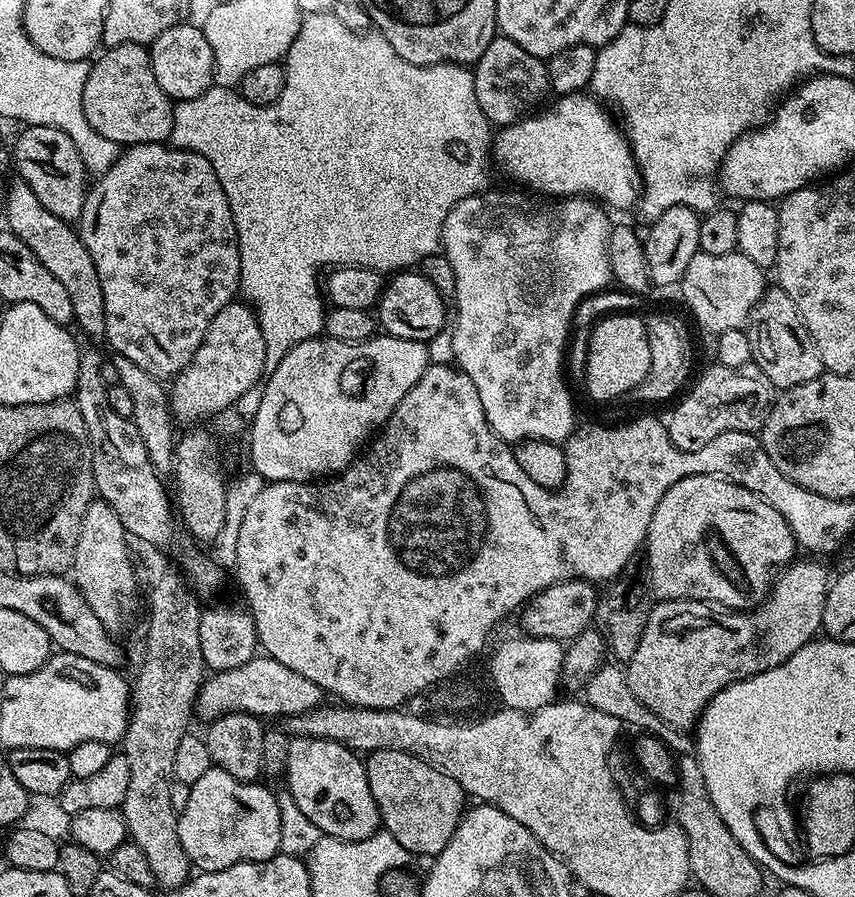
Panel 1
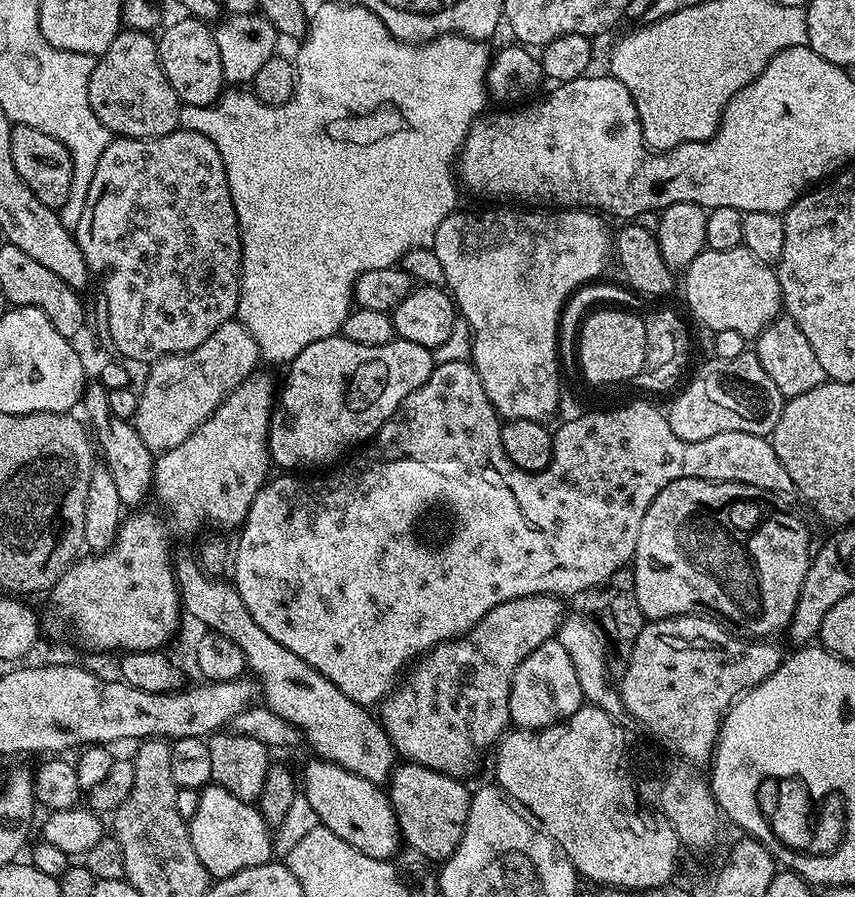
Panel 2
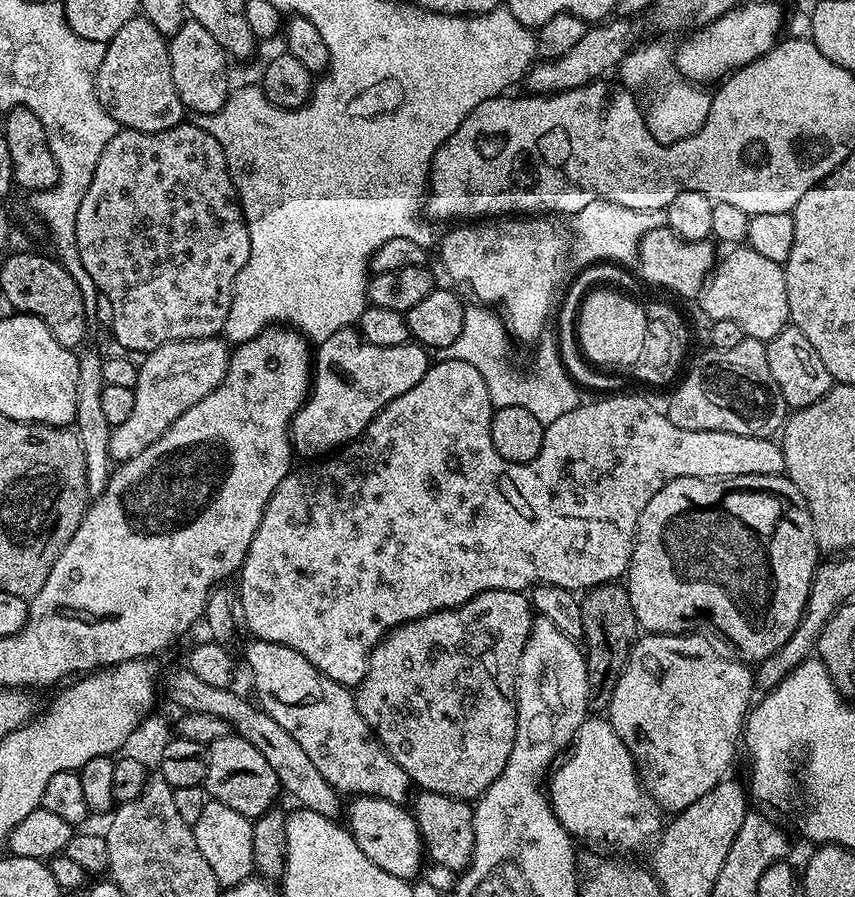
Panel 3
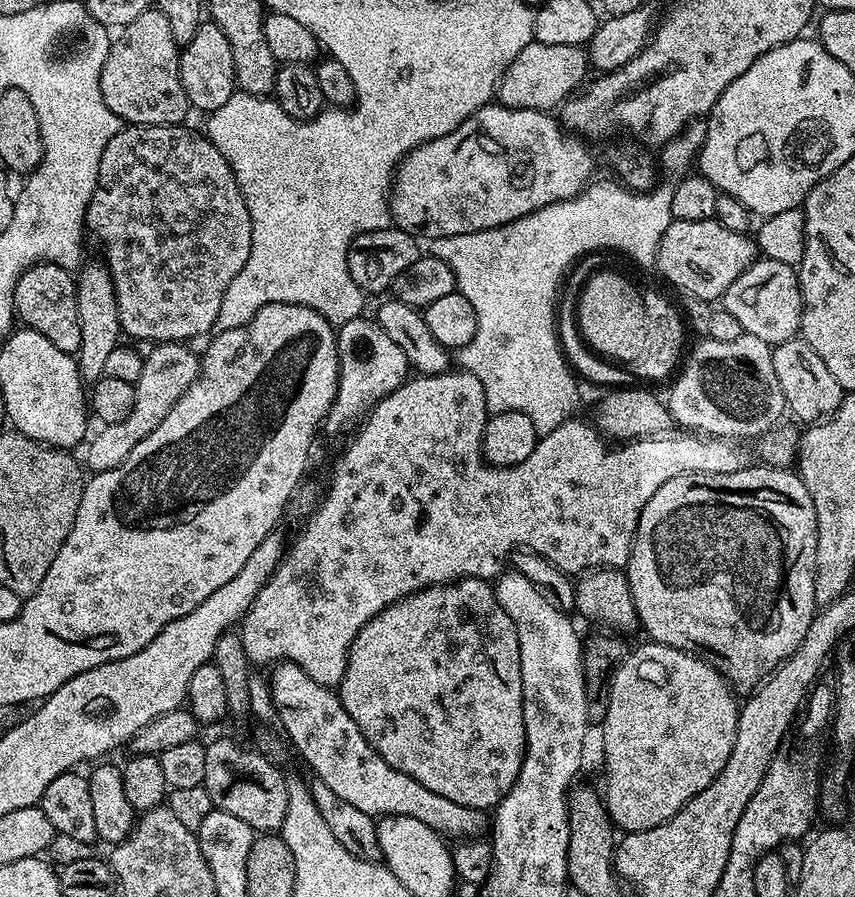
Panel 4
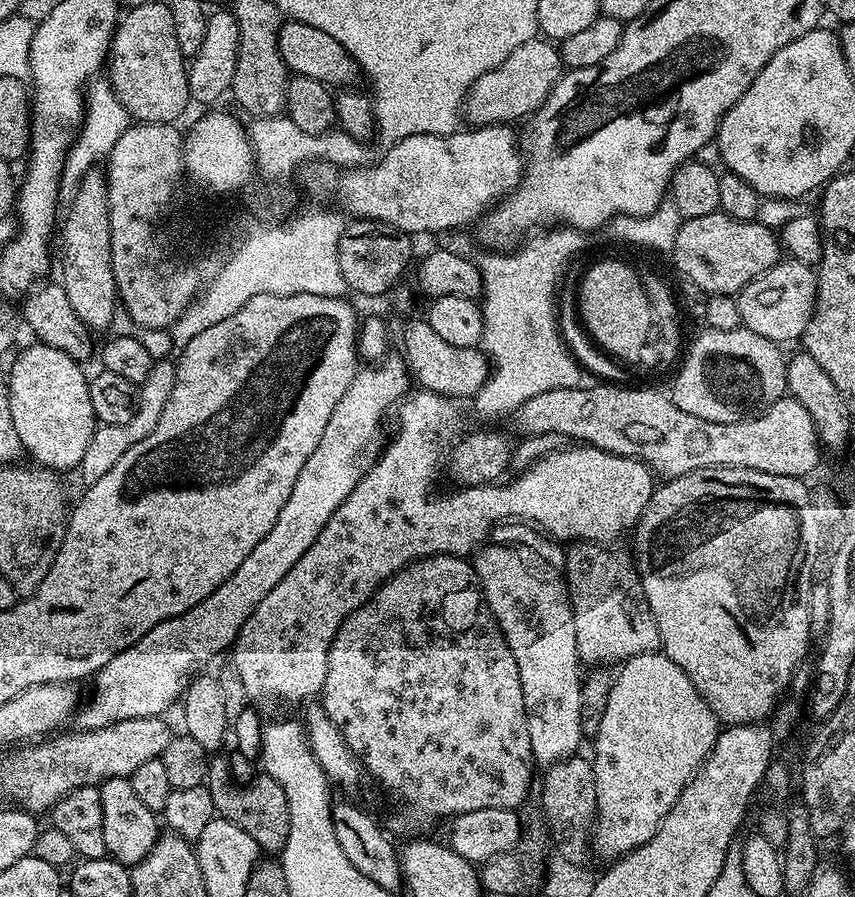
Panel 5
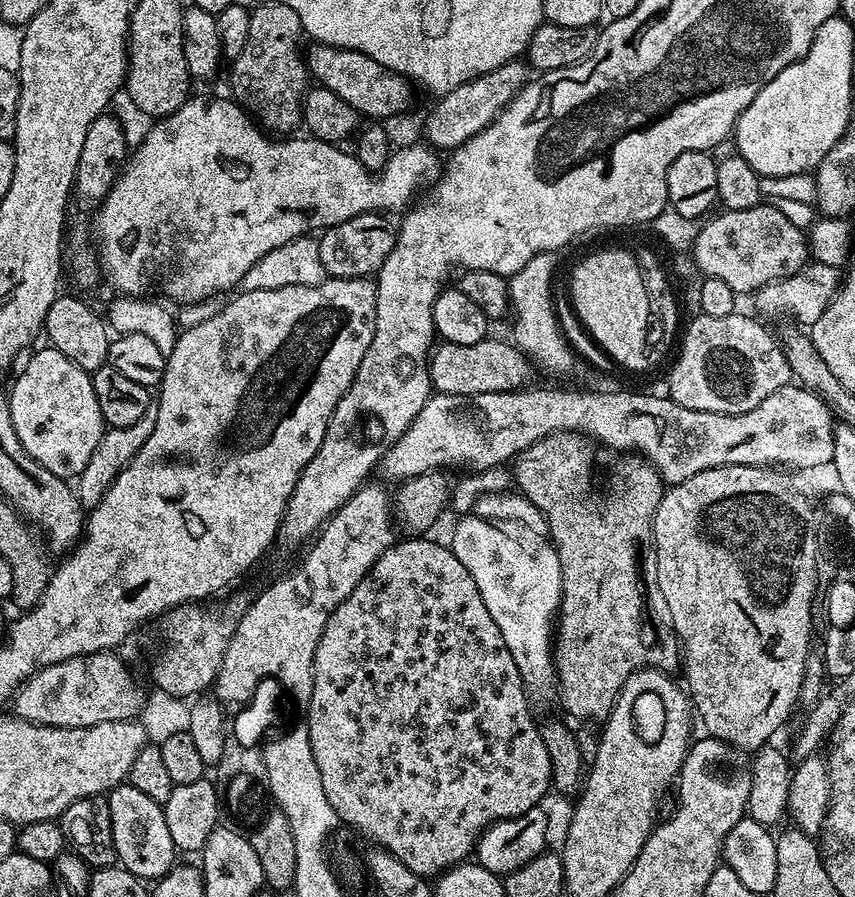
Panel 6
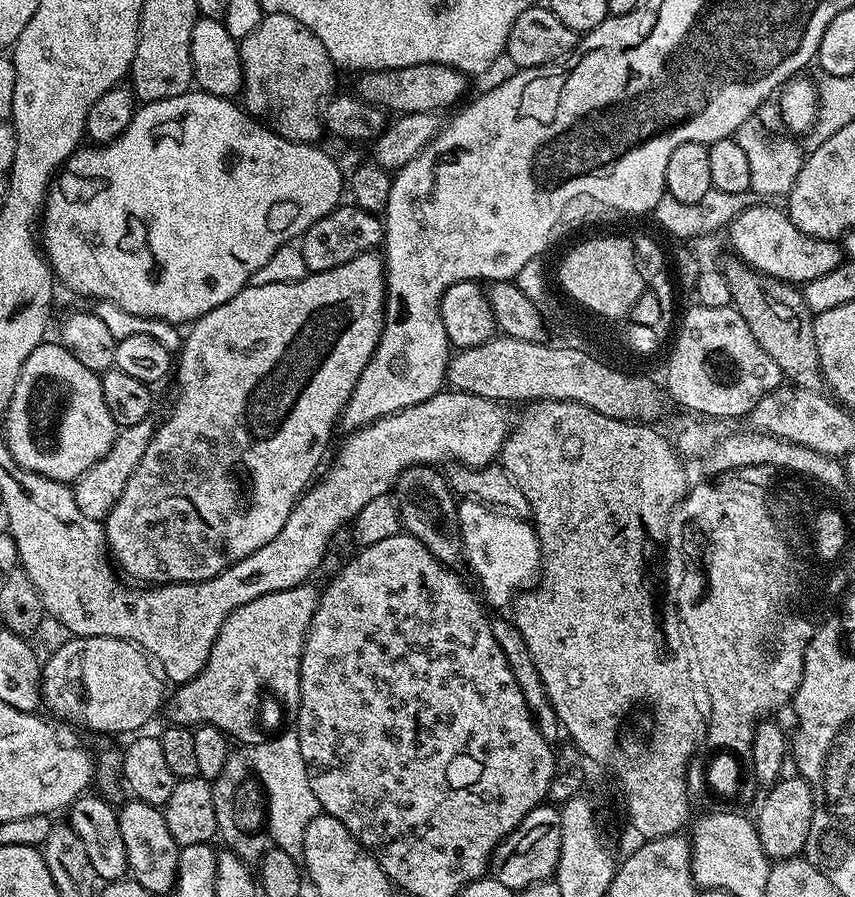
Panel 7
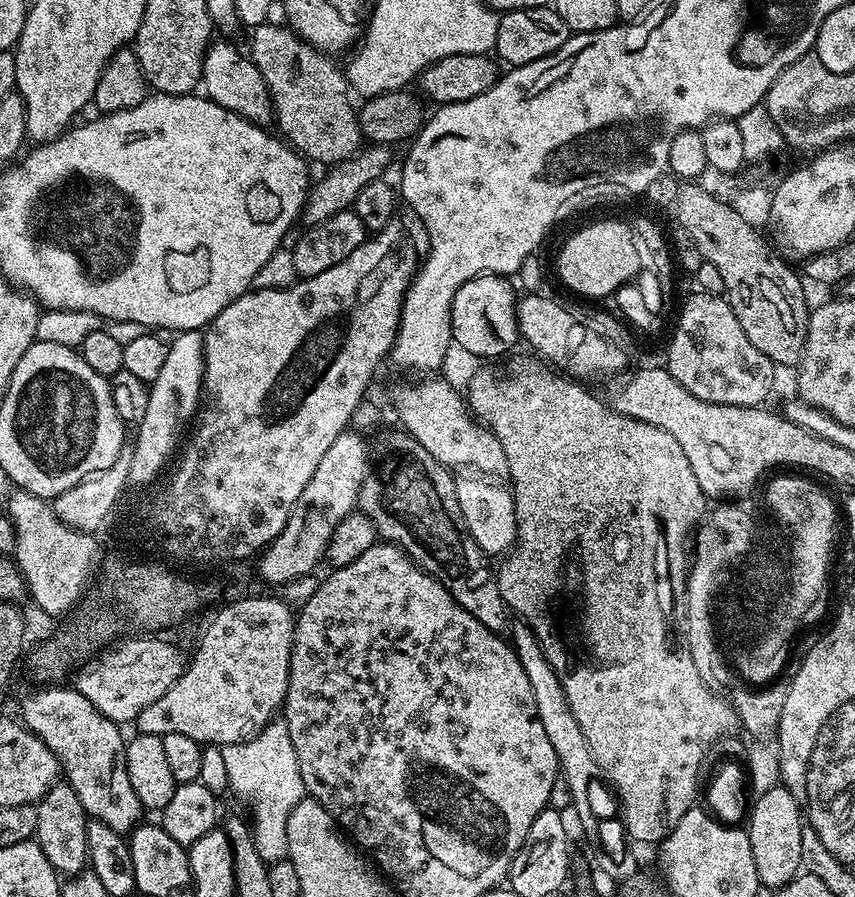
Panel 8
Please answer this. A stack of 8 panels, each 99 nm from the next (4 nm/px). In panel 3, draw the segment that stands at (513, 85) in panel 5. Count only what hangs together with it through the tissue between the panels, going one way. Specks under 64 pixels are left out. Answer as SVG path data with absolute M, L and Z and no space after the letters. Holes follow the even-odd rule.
M612 18L607 21L608 28L604 26L589 27L588 33L578 41L578 46L562 58L553 60L541 59L533 63L526 73L527 91L532 94L551 94L574 90L583 84L590 84L609 75L608 71L619 69L625 56L632 51L636 35L640 32L641 21L636 18Z

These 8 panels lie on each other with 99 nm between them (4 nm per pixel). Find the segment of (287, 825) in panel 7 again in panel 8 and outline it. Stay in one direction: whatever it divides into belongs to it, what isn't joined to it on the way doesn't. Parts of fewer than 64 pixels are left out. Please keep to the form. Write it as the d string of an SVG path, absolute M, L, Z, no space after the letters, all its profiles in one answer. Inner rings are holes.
M273 719L254 738L223 745L222 758L226 761L231 795L245 800L252 811L250 827L258 854L266 862L285 859L288 854L286 818L290 818L290 810L306 796L302 774L298 770L294 754L294 742L290 742L290 730L286 730L283 719Z

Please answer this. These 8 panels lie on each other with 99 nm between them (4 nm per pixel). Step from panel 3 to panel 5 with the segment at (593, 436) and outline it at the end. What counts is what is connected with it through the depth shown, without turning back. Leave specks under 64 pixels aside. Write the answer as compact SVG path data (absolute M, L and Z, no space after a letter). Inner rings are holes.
M412 390L404 397L398 408L398 413L400 412L400 425L397 426L396 433L392 436L392 441L390 441L390 436L387 443L383 445L380 455L376 457L376 463L373 464L372 469L361 478L358 486L354 486L354 490L350 490L346 502L342 502L342 506L338 506L338 510L334 510L330 522L326 522L326 526L322 530L322 534L318 534L314 546L310 546L310 550L306 550L306 554L302 554L302 558L298 558L298 562L294 562L294 570L290 570L290 574L286 574L286 578L282 578L282 582L278 582L278 586L274 586L274 590L270 590L270 594L266 594L266 598L262 598L262 602L258 602L258 610L254 610L254 614L250 614L250 618L246 618L246 626L242 626L242 630L236 635L236 642L230 649L230 657L232 656L230 662L236 668L238 674L241 675L249 697L256 698L256 696L261 696L264 700L304 700L307 696L312 696L312 698L319 697L320 691L324 688L324 683L326 682L326 666L328 665L330 646L334 642L334 634L338 634L342 622L351 612L361 608L380 589L381 584L386 583L392 575L396 572L401 572L406 565L412 564L416 560L423 560L426 556L446 555L464 558L469 554L475 553L489 539L492 529L501 522L511 520L527 522L537 529L543 530L557 542L591 542L605 546L616 542L612 540L618 539L627 528L628 531L635 529L640 515L644 513L644 507L650 502L654 491L654 483L652 484L654 473L652 469L642 460L636 460L632 456L615 456L612 452L607 452L601 448L593 448L591 444L568 446L572 448L560 448L557 452L552 452L549 456L544 456L541 460L534 461L517 480L512 480L509 484L504 484L505 482L479 484L473 488L460 486L452 490L456 492L435 492L432 489L432 483L435 482L436 475L442 472L442 465L446 460L444 443L448 439L451 441L461 431L461 429L459 430L460 412L456 408L459 408L457 401L451 400L449 396L434 394L433 392Z

